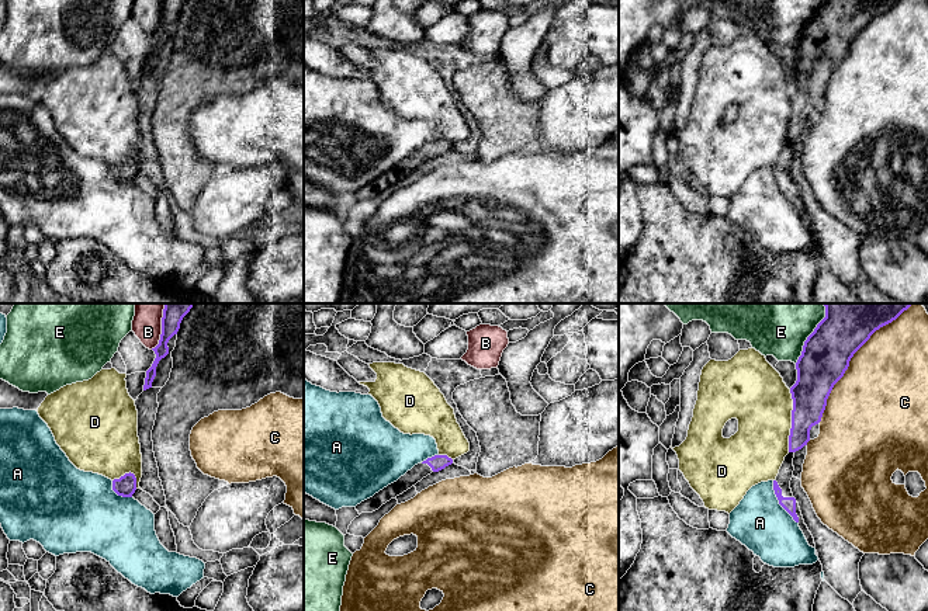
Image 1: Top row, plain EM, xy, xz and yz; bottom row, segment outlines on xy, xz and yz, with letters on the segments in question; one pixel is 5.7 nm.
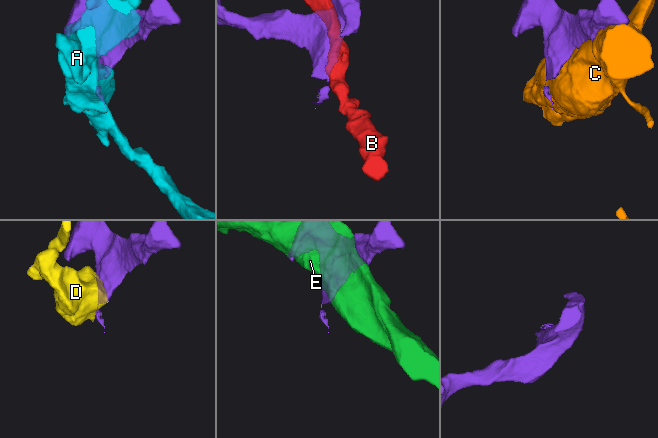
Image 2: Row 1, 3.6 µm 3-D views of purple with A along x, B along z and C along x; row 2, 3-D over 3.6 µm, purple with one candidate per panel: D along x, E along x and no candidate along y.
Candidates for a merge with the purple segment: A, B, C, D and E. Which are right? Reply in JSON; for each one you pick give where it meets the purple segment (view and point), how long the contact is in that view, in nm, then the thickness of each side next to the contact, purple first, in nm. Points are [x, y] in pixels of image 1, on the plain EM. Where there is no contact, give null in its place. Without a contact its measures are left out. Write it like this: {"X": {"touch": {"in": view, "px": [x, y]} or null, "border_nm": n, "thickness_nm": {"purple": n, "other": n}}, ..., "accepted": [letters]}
{"accepted": []}

